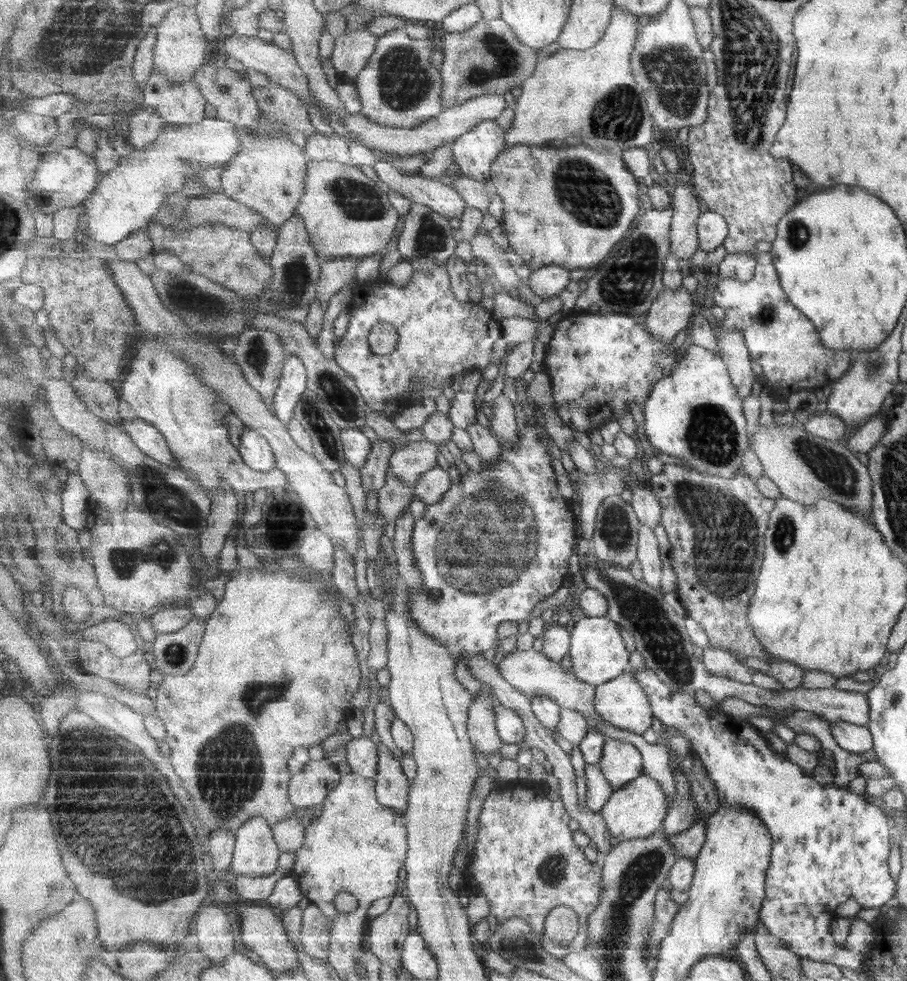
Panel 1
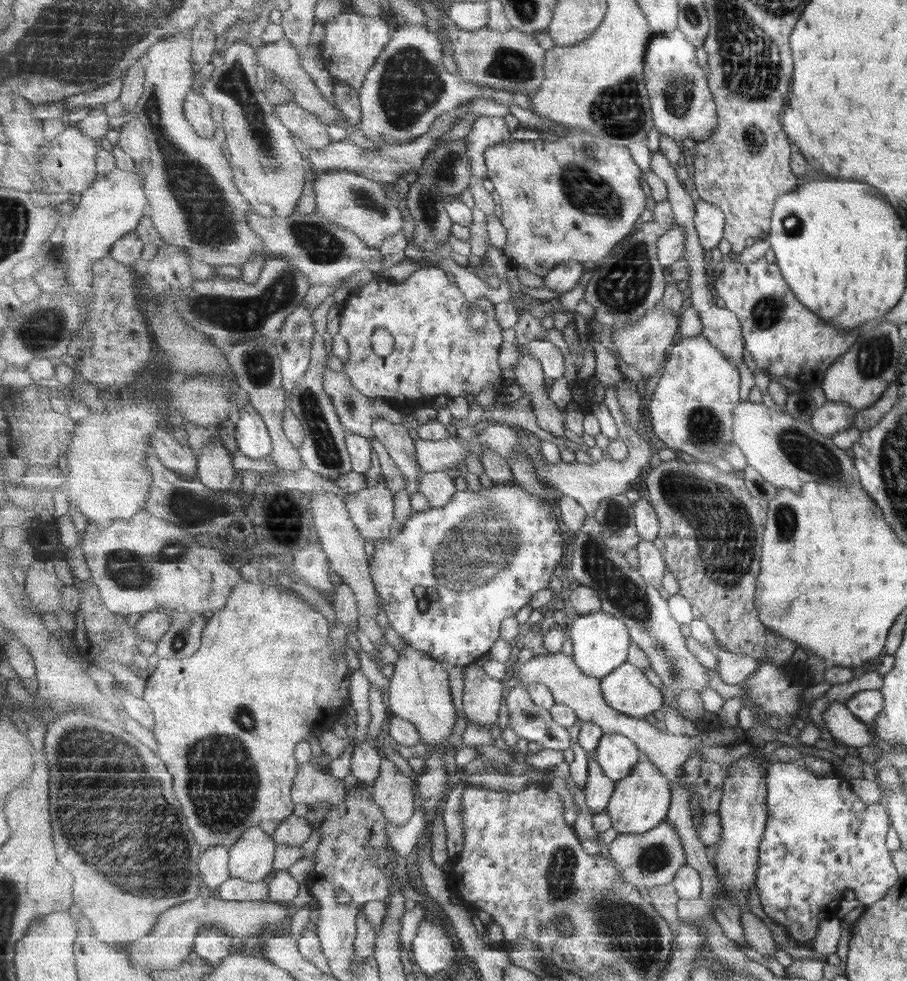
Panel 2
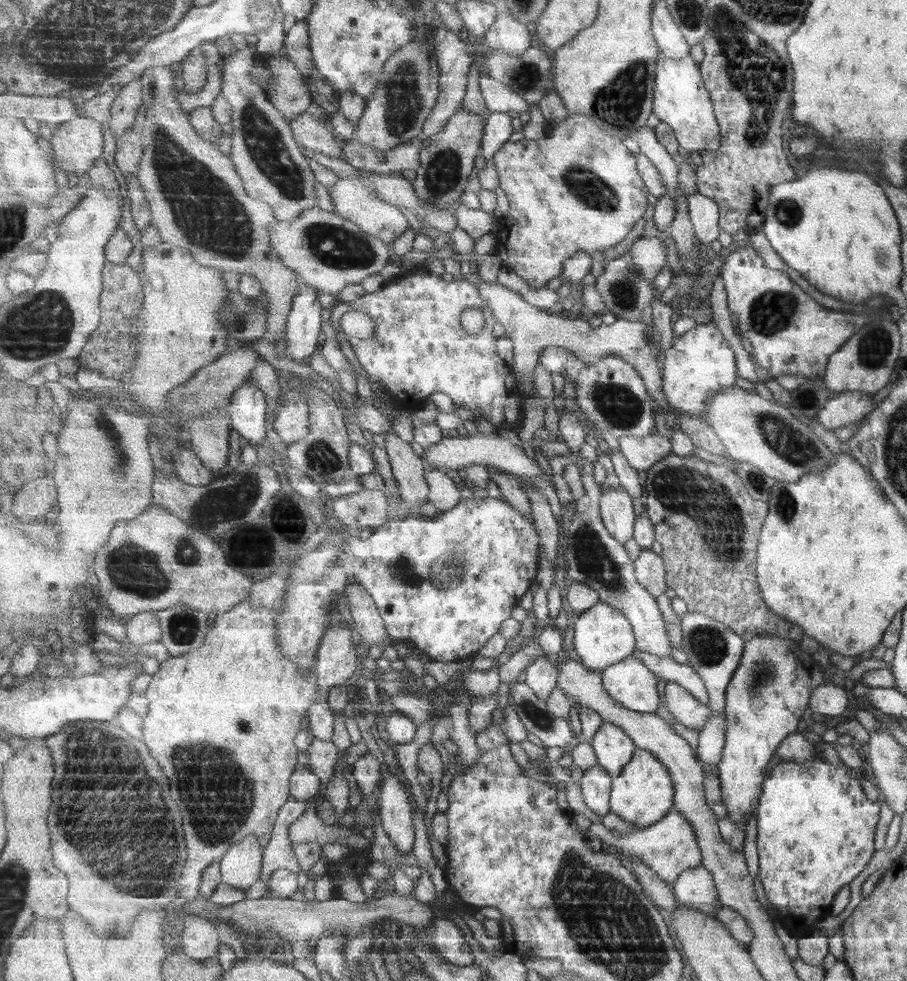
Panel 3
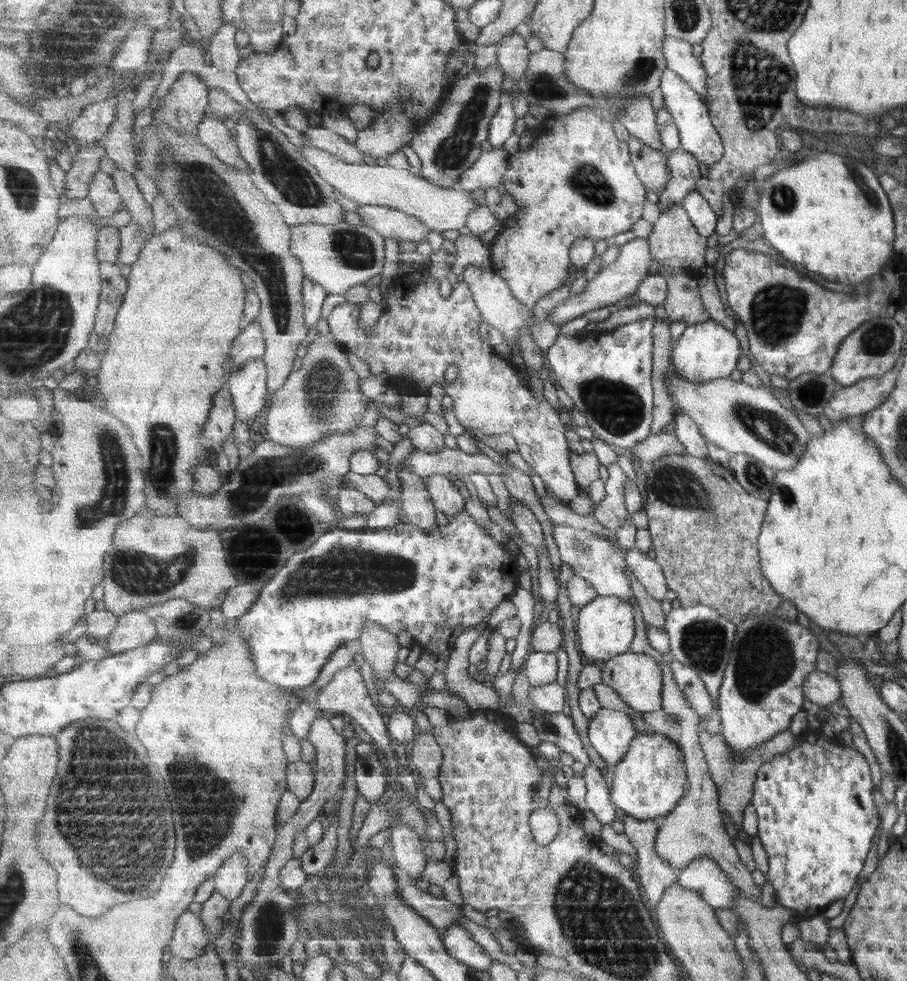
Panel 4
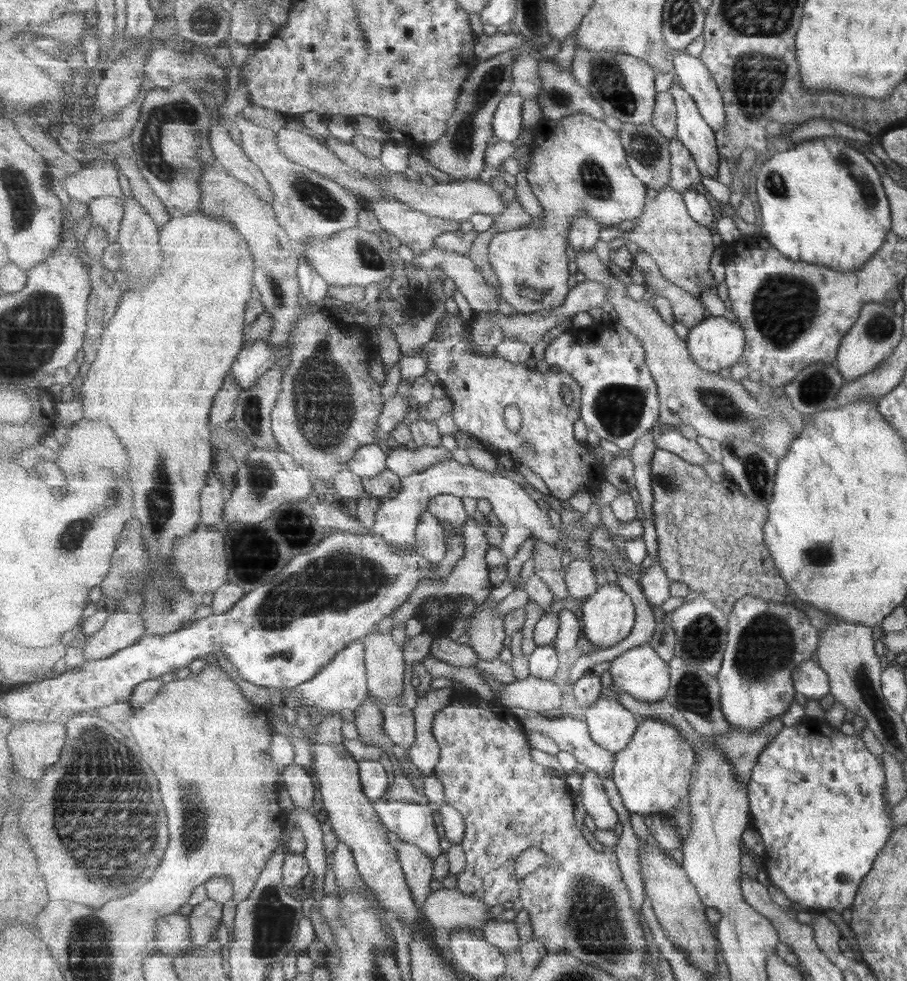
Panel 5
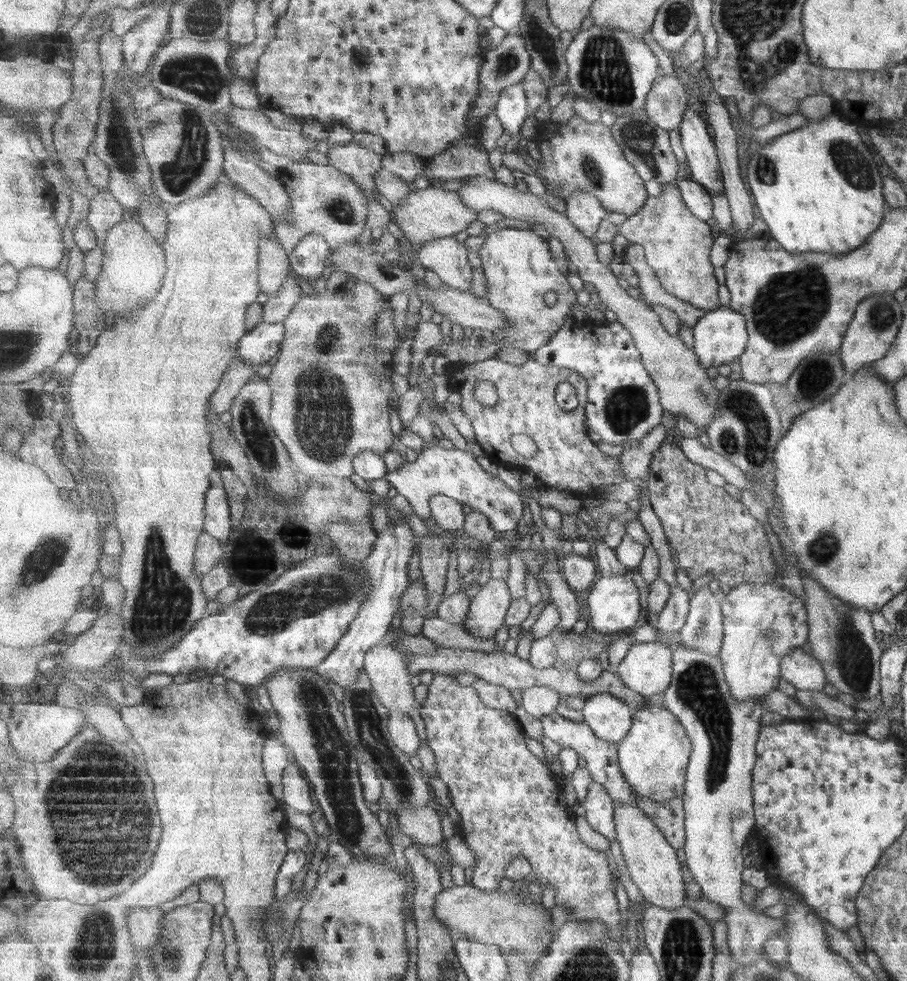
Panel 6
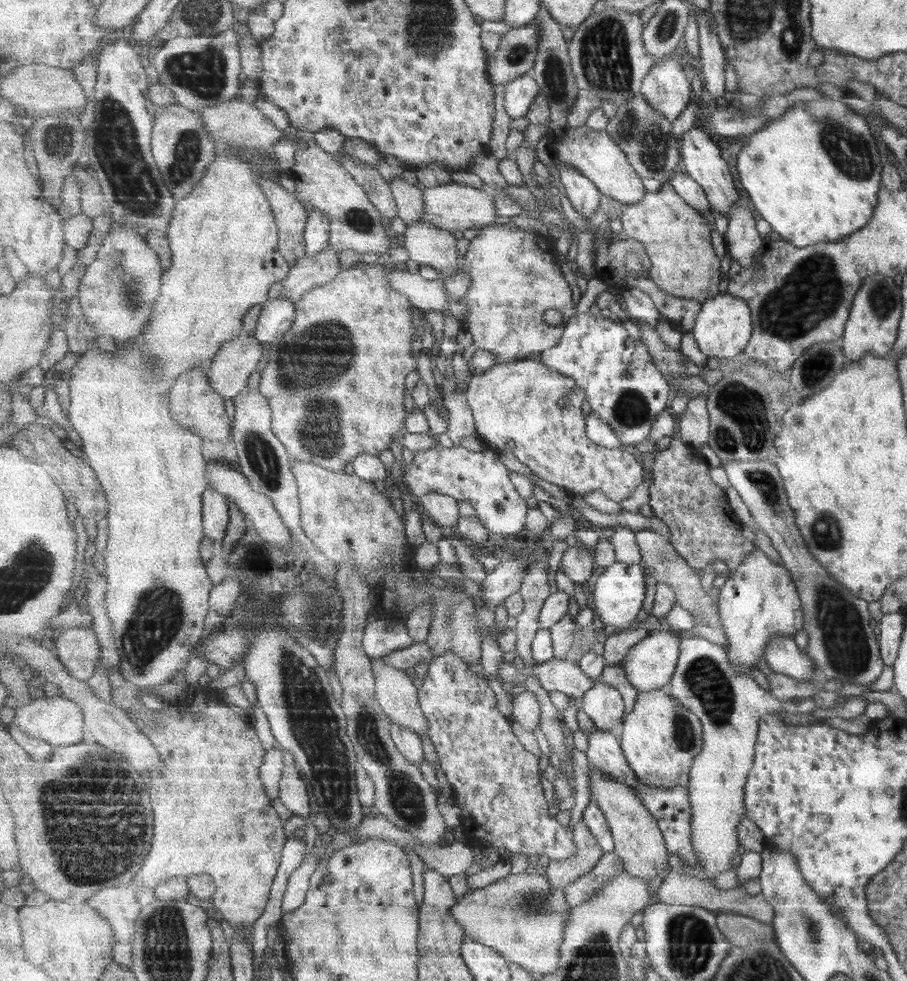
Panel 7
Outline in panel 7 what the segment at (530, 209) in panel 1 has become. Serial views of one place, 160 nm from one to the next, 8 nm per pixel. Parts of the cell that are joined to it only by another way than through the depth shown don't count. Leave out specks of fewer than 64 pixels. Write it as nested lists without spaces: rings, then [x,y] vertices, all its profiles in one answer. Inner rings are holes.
[[[587,125],[582,127],[569,126],[563,139],[552,138],[550,133],[548,138],[549,150],[554,154],[555,162],[578,168],[599,187],[605,196],[610,196],[627,205],[641,202],[648,194],[643,186],[643,178],[637,174],[624,149],[616,143],[616,140],[613,140],[608,129],[598,131]],[[493,223],[479,228],[478,233],[470,241],[466,254],[462,258],[461,270],[473,278],[471,291],[463,297],[463,302],[469,306],[464,326],[472,335],[472,340],[478,349],[485,350],[497,358],[498,363],[523,361],[535,352],[543,353],[560,344],[565,333],[565,326],[551,326],[545,322],[545,312],[555,308],[561,310],[568,324],[575,316],[576,308],[573,302],[573,292],[569,282],[563,278],[557,258],[547,252],[545,240],[535,233],[523,231],[513,225]]]

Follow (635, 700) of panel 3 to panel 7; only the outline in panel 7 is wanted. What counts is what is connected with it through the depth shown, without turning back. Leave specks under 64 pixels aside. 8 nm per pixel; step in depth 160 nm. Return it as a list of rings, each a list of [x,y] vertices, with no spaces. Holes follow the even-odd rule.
[[[671,629],[651,631],[651,634],[631,648],[624,659],[623,669],[628,682],[638,691],[663,689],[675,674],[680,659],[681,641],[677,633]]]

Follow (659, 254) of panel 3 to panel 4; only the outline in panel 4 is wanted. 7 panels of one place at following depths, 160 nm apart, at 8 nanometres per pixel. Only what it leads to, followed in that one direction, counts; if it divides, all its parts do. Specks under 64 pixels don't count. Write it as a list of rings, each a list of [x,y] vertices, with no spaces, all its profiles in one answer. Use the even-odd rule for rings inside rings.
[[[634,238],[619,246],[619,255],[615,261],[602,268],[587,286],[578,295],[569,297],[563,305],[553,309],[549,315],[549,321],[555,326],[562,326],[572,319],[583,316],[586,312],[600,308],[606,308],[609,304],[615,304],[624,298],[636,294],[637,288],[649,276],[649,266],[653,262],[651,245],[647,239]]]

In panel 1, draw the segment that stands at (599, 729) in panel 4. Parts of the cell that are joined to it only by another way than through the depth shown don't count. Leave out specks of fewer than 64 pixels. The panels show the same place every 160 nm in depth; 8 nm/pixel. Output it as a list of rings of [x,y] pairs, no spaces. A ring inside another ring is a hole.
[[[607,738],[599,766],[617,791],[644,774],[644,757],[634,744]]]

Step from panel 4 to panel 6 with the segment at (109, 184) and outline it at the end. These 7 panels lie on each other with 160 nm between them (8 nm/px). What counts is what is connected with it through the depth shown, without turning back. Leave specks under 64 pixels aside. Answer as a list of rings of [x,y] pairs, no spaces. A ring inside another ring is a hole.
[[[109,189],[100,191],[90,200],[87,219],[96,232],[98,246],[105,245],[110,228],[113,228],[125,217],[124,206],[112,195]]]

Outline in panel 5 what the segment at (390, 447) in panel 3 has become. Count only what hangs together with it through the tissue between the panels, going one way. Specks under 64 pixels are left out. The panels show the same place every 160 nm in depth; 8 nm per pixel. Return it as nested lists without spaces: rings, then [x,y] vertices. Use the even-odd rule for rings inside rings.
[[[429,509],[423,512],[416,528],[416,546],[433,568],[445,560],[447,536],[448,532],[442,522]]]

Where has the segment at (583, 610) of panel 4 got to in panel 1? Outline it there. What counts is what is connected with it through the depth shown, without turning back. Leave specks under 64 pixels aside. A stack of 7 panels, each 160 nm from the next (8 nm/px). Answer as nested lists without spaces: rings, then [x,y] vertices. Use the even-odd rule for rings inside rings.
[[[606,616],[583,617],[572,628],[570,661],[572,671],[579,680],[599,686],[621,676],[629,670],[630,652],[617,621]]]

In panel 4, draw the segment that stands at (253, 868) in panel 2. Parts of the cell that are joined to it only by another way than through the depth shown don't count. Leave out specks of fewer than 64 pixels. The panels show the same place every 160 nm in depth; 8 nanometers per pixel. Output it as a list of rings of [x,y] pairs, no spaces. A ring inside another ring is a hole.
[[[237,851],[230,856],[216,872],[214,876],[215,890],[225,896],[225,899],[232,901],[239,899],[248,880],[248,858],[246,854]]]

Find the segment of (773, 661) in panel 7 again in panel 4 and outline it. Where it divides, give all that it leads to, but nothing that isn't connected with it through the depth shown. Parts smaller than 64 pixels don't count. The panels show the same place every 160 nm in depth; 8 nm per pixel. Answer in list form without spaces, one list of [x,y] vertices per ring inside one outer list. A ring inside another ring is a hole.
[[[815,670],[806,676],[804,695],[809,699],[809,702],[826,708],[829,704],[838,702],[840,686],[835,677]]]

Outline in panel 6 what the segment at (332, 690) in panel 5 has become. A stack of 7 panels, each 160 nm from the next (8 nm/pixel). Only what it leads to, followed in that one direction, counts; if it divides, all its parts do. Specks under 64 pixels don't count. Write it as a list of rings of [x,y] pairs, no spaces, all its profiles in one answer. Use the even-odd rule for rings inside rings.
[[[400,511],[397,513],[399,516],[396,521],[390,520],[390,523],[380,530],[374,543],[374,549],[363,564],[365,573],[368,574],[367,580],[370,582],[370,591],[364,606],[358,612],[358,617],[352,622],[350,631],[336,645],[336,649],[319,667],[315,668],[323,678],[338,684],[343,690],[358,681],[362,668],[365,666],[367,651],[374,646],[384,644],[387,640],[395,614],[397,614],[397,610],[400,610],[401,596],[409,588],[410,583],[407,577],[409,560],[413,556],[413,546],[418,540],[411,530],[409,518],[405,513],[402,514]]]

